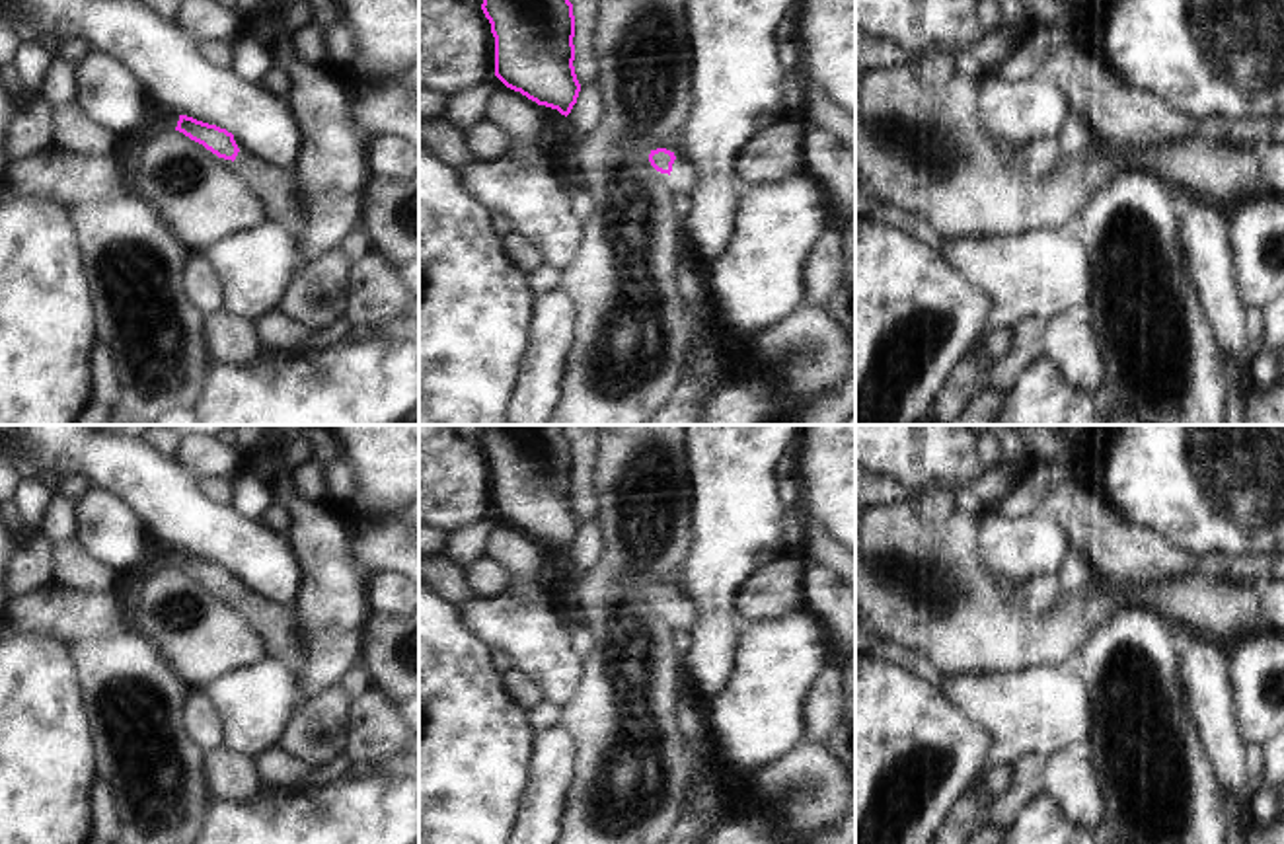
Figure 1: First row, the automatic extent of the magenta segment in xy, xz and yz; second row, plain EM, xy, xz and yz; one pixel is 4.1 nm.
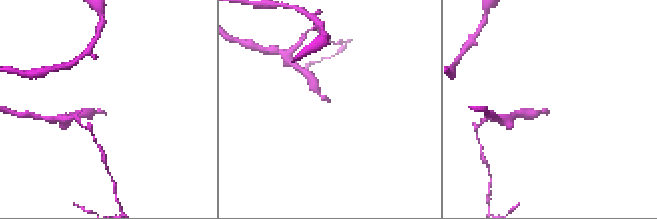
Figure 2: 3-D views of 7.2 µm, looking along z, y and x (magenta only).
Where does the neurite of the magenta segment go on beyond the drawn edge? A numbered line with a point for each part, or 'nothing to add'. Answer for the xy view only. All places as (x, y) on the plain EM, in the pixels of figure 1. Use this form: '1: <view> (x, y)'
1: xy (279, 624)

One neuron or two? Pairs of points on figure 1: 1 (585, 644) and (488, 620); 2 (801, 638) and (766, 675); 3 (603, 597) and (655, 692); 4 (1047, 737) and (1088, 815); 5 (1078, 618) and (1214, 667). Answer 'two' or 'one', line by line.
1: two
2: one
3: one
4: two
5: two

